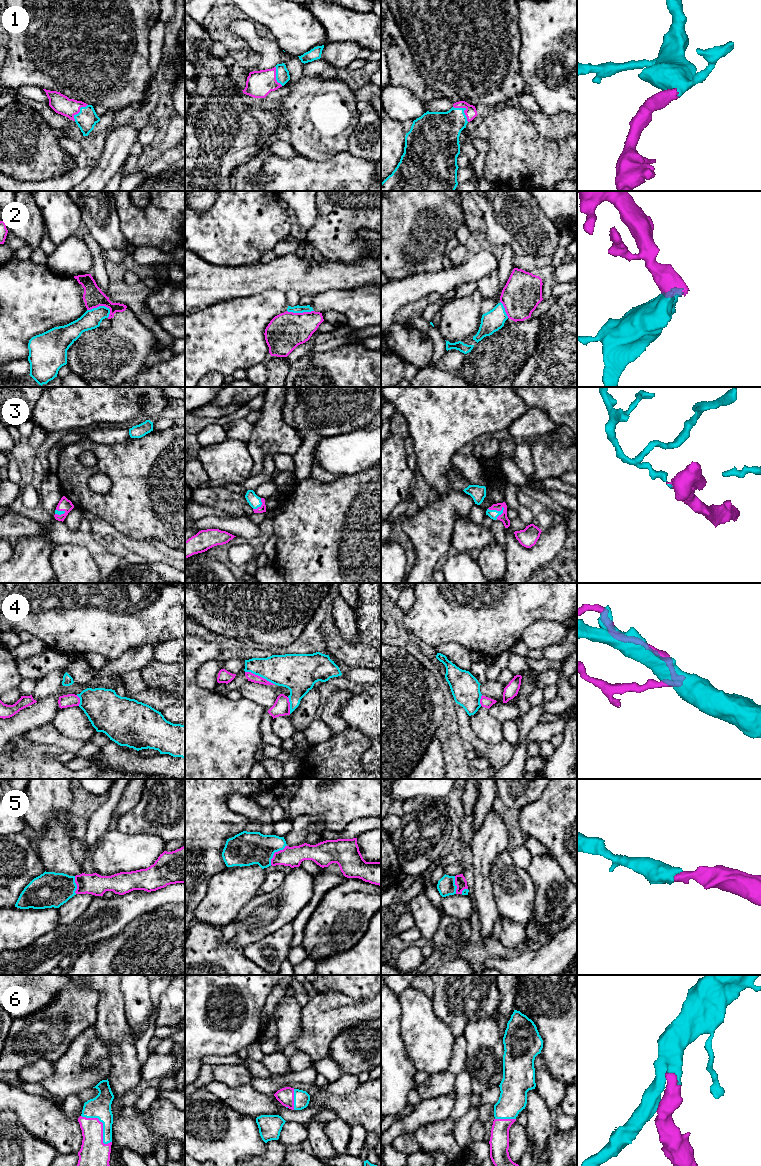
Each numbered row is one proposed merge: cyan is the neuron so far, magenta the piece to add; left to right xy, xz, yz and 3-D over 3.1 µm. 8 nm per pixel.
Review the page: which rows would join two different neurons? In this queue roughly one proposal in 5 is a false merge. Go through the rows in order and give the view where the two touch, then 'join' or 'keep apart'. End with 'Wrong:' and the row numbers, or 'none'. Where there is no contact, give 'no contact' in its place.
1: meets cyan in yz; join
2: meets cyan in xy; keep apart
3: meets cyan in yz; keep apart
4: meets cyan in xz; join
5: meets cyan in xz; join
6: meets cyan in xy; join
Wrong: 2, 3

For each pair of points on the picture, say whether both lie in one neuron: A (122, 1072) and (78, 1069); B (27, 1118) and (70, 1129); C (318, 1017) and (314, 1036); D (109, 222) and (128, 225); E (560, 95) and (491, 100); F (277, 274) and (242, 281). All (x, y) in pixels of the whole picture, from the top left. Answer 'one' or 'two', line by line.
A: two
B: one
C: one
D: two
E: two
F: one

